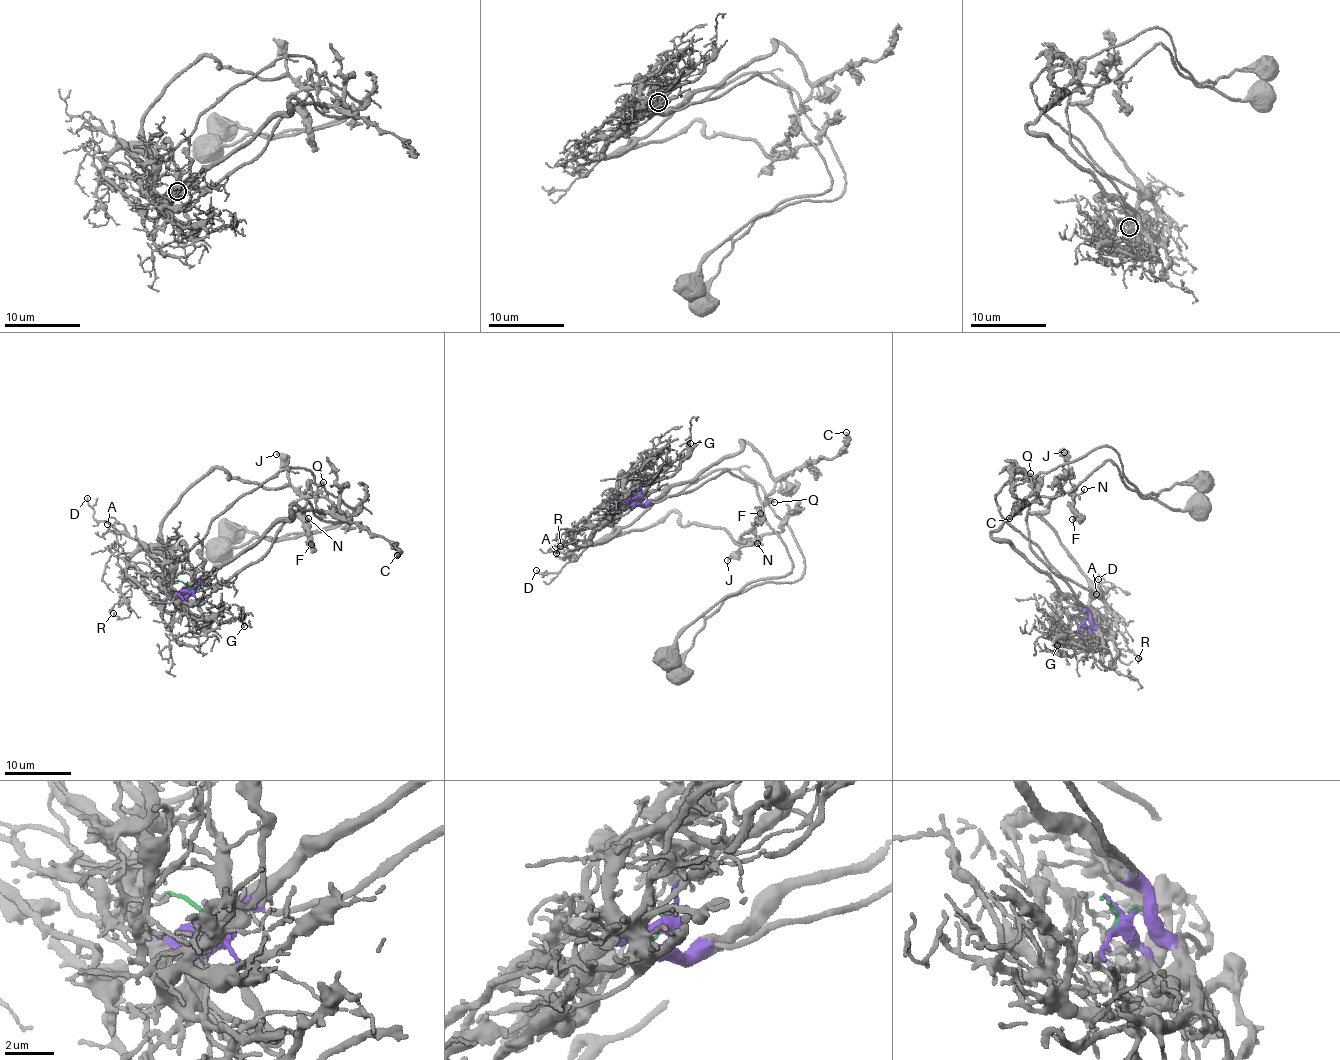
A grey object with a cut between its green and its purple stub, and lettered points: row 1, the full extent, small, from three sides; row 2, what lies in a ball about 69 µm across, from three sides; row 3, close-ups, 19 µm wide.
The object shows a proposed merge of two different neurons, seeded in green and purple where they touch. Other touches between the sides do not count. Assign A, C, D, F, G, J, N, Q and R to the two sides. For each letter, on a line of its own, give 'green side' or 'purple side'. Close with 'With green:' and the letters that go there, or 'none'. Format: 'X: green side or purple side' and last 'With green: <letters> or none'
A: green side
C: purple side
D: green side
F: green side
G: purple side
J: green side
N: green side
Q: purple side
R: green side
With green: A, D, F, J, N, R

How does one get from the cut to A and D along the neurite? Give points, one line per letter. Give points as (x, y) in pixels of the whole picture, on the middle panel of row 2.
A: (639, 495), (621, 513), (596, 527), (577, 559), (562, 558), (557, 553)
D: (639, 495), (621, 513), (596, 527), (586, 546), (555, 573), (544, 576), (536, 570)

